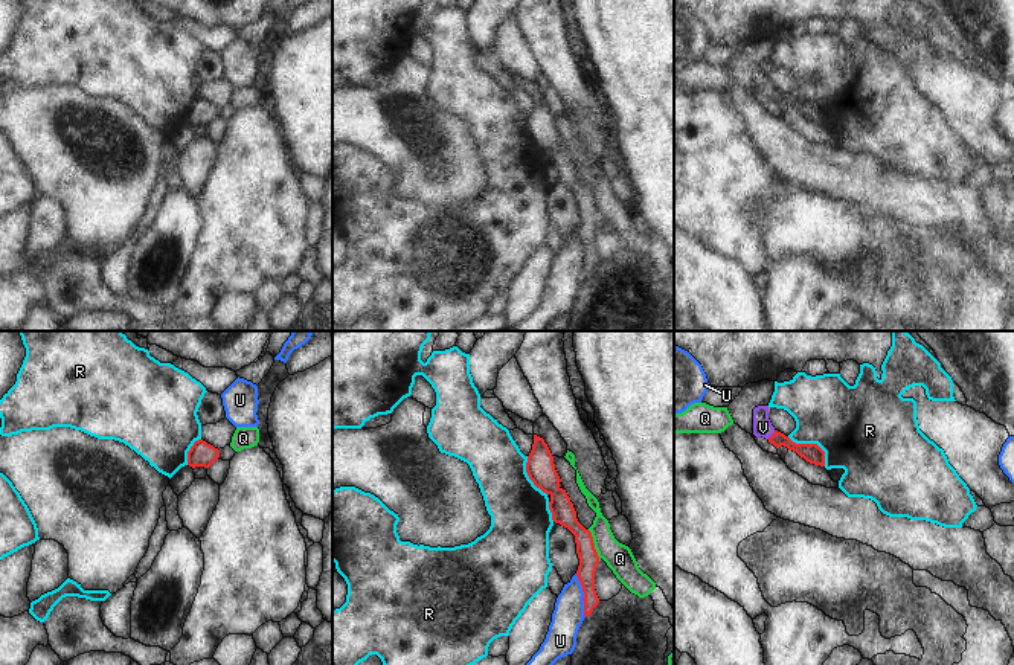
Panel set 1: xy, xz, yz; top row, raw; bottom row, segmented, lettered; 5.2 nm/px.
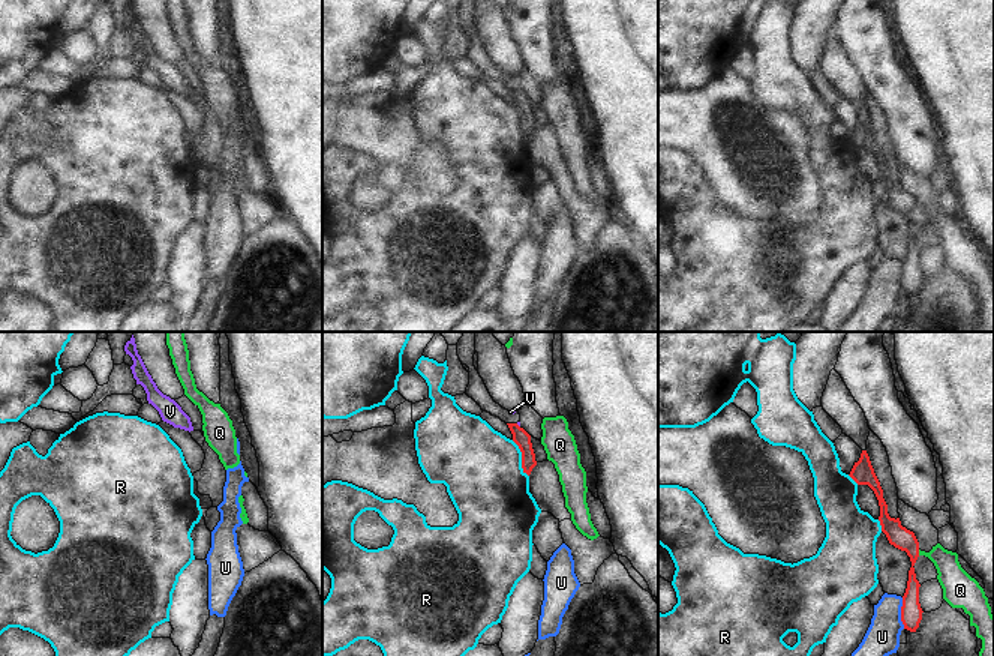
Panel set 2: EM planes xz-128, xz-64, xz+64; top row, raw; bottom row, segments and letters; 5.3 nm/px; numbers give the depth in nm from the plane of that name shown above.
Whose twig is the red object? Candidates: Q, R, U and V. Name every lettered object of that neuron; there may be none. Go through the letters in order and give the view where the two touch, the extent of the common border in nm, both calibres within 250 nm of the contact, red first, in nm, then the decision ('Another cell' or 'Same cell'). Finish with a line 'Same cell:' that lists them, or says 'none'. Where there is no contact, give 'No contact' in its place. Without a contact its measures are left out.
Q: Touches red in xz. Shared border 170 nm. Thickness 120 nm (red) against 150 nm. Another cell
R: Touches red in yz. Shared border 260 nm. Thickness 100 nm (red) against 440 nm. Another cell
U: Touches red in xz. Shared border 240 nm. Thickness 100 nm (red) against 160 nm. Another cell
V: Touches red in yz. Shared border 60 nm. Thickness 100 nm (red) against 100 nm. Same cell
Same cell: V

